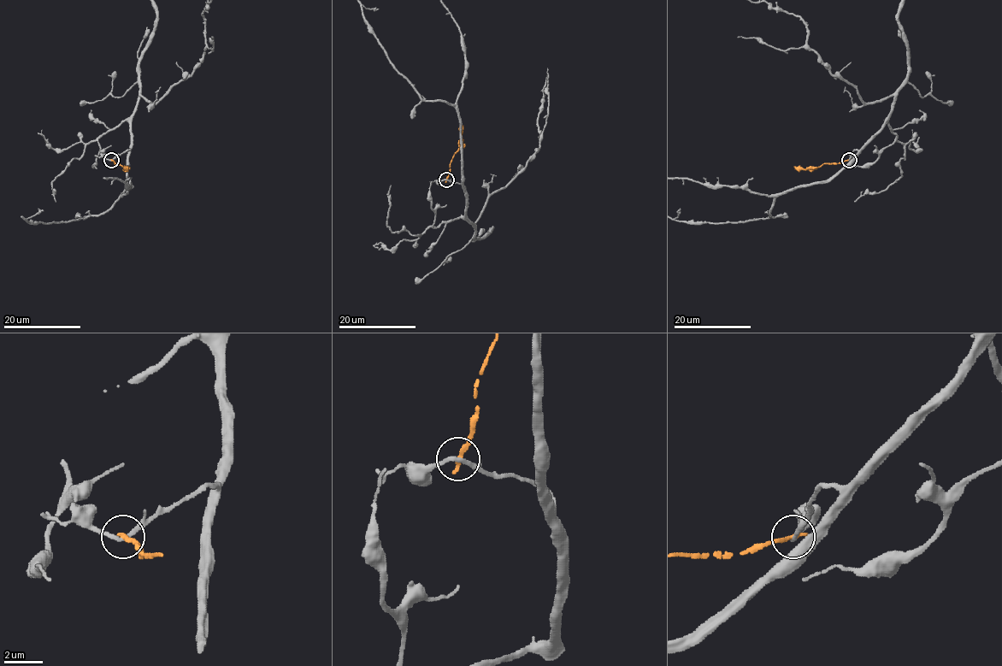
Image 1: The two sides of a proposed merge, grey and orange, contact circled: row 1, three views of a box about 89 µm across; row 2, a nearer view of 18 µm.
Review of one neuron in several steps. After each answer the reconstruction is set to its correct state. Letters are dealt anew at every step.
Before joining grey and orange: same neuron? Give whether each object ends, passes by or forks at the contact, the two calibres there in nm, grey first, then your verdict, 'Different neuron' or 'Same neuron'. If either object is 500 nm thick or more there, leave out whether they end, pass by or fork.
At the ring grey passes by. At the ring orange ends. Thickness 200 nm (grey) against 240 nm. Different neuron

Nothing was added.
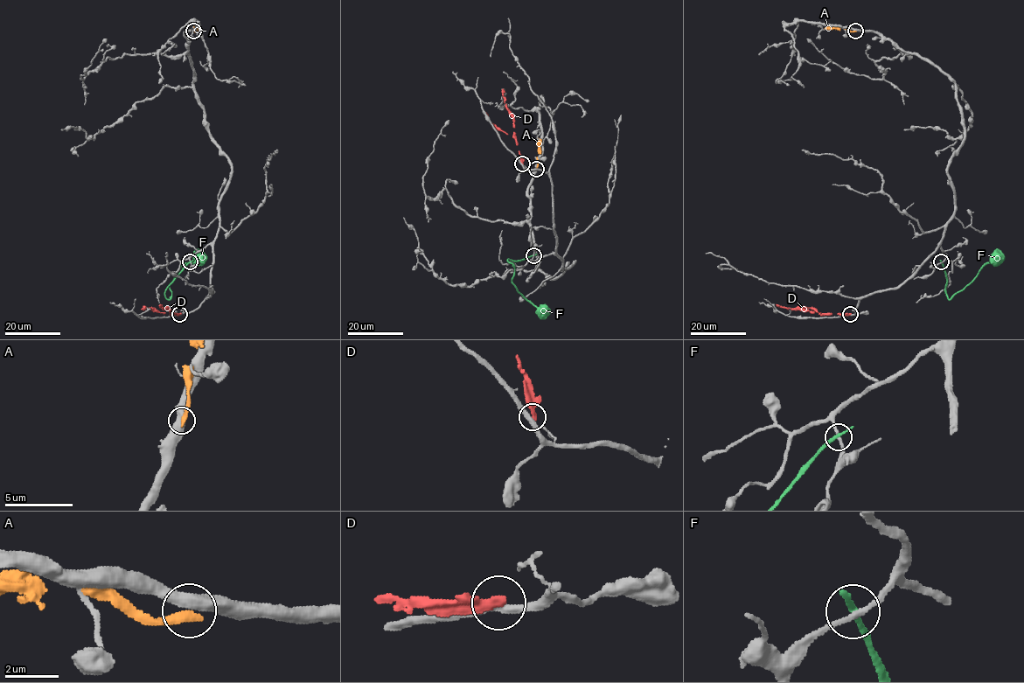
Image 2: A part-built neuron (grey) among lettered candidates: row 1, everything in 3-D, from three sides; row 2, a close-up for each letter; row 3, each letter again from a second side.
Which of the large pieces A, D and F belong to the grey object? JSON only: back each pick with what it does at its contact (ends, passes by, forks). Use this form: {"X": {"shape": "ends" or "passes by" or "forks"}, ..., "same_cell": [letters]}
{"same_cell": []}

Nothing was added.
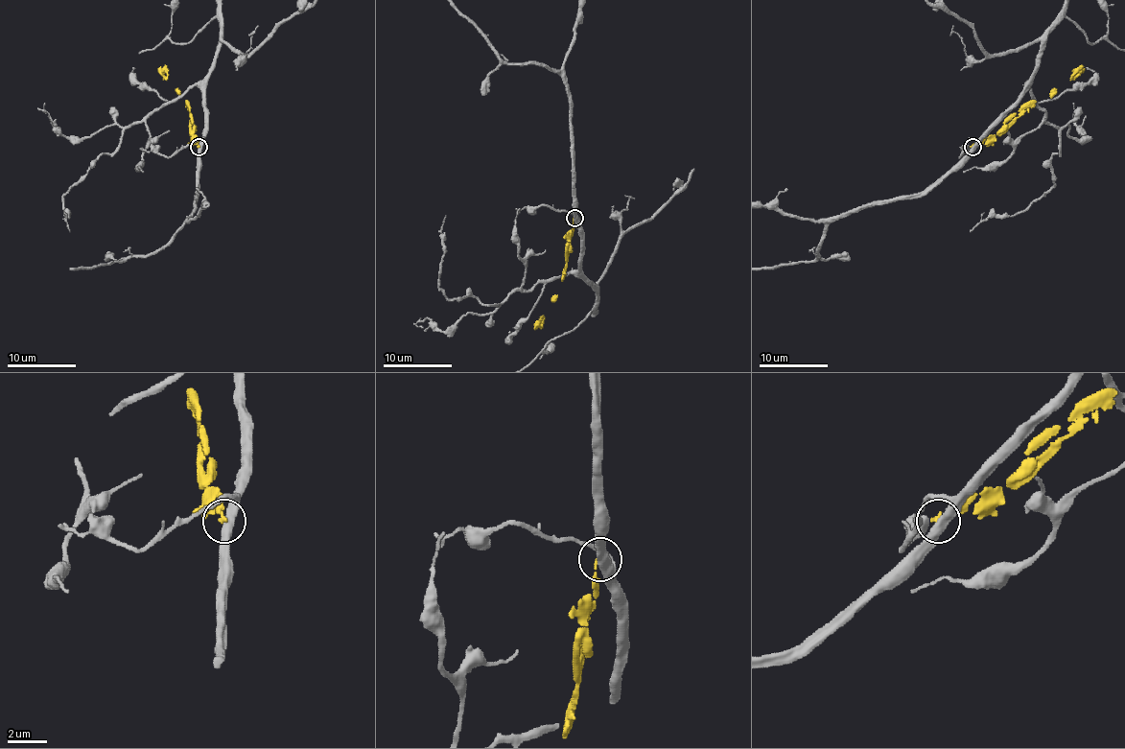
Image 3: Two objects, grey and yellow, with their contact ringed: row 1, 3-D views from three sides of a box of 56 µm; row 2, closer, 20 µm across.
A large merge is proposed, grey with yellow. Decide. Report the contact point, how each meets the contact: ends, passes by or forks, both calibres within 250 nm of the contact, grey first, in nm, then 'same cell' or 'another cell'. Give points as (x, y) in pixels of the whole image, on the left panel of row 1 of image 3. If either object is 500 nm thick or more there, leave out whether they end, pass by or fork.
place (199, 147); grey passes by; yellow ends; calibres 460 and 160 nm; another cell

